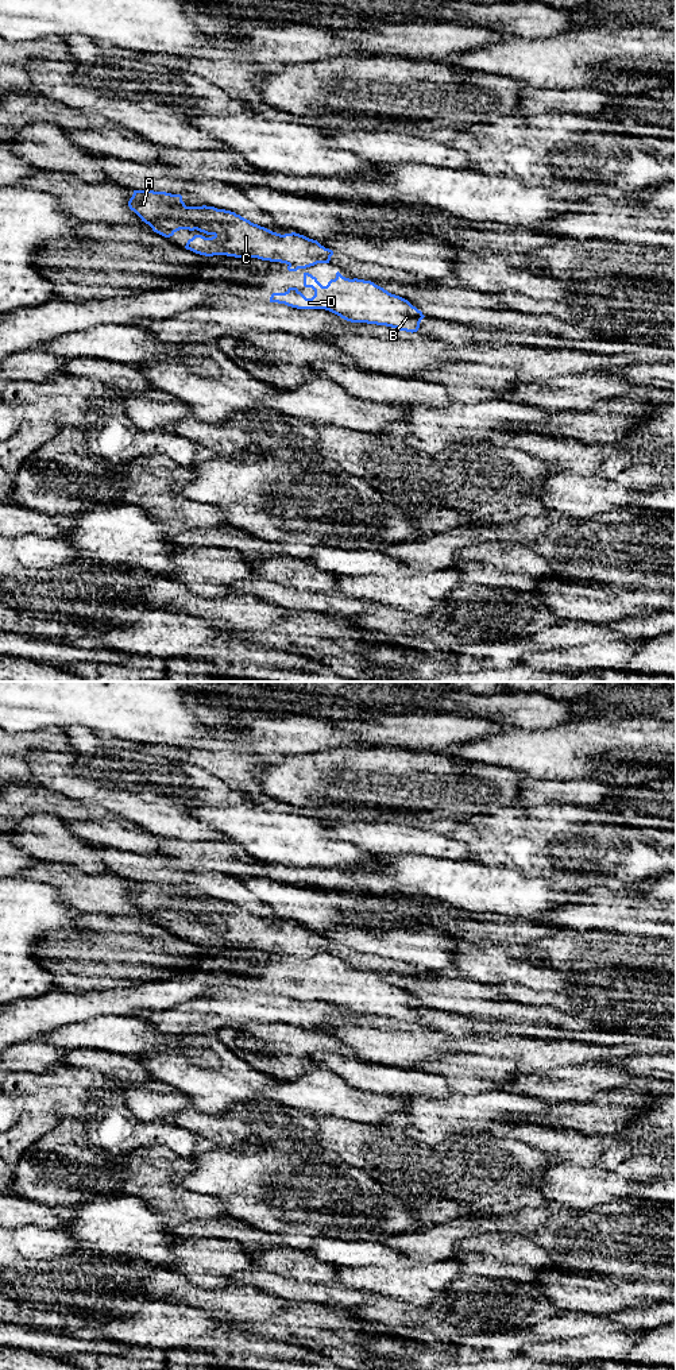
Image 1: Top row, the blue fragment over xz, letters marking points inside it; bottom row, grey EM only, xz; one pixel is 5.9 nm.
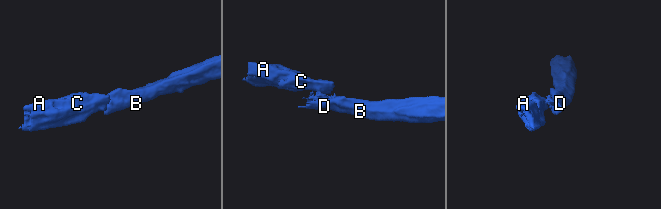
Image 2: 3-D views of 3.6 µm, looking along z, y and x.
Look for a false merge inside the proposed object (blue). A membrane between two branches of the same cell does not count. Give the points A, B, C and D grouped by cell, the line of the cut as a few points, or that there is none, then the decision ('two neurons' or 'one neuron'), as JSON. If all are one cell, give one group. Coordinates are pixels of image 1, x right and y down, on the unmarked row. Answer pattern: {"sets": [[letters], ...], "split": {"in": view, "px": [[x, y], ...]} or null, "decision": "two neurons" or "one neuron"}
{"sets": [["A", "C"], ["B", "D"]], "split": {"in": "xz", "px": [[289, 954], [298, 958]]}, "decision": "two neurons"}

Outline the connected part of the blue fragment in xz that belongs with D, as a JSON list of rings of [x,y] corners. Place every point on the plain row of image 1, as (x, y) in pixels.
[[[339,962],[327,977],[304,964],[304,977],[314,981],[312,989],[306,989],[297,979],[289,979],[285,984],[273,984],[270,993],[297,1000],[325,1000],[351,1014],[386,1016],[412,1024],[418,1022],[425,1008],[407,991],[371,972],[345,969]]]

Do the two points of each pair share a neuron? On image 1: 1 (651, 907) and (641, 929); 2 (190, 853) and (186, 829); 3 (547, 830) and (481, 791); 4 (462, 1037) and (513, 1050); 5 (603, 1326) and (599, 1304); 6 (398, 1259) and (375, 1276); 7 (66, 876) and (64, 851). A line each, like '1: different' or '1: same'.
1: same
2: different
3: different
4: same
5: different
6: different
7: different

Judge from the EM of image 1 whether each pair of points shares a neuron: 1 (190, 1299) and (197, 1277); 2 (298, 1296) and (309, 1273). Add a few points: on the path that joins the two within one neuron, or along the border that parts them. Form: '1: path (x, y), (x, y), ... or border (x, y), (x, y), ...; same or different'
1: border (167, 1269), (201, 1288), (227, 1286); different
2: border (275, 1273), (300, 1281), (336, 1285); different

